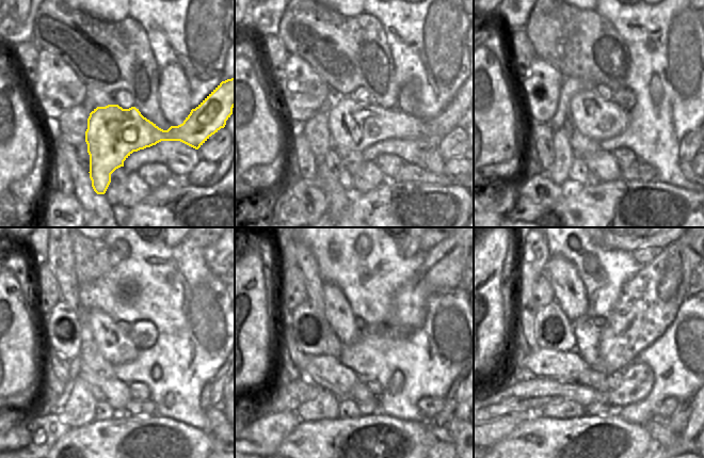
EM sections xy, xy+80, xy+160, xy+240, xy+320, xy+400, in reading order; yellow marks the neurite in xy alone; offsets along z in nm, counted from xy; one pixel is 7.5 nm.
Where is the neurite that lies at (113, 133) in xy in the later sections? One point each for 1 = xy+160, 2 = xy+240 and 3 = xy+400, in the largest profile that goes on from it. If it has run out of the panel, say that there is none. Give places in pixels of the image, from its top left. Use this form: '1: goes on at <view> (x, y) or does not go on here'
1: goes on at xy+160 (597, 119)
2: goes on at xy+240 (117, 348)
3: goes on at xy+400 (570, 294)

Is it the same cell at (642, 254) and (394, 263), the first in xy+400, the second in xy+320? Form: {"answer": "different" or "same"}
{"answer": "different"}

